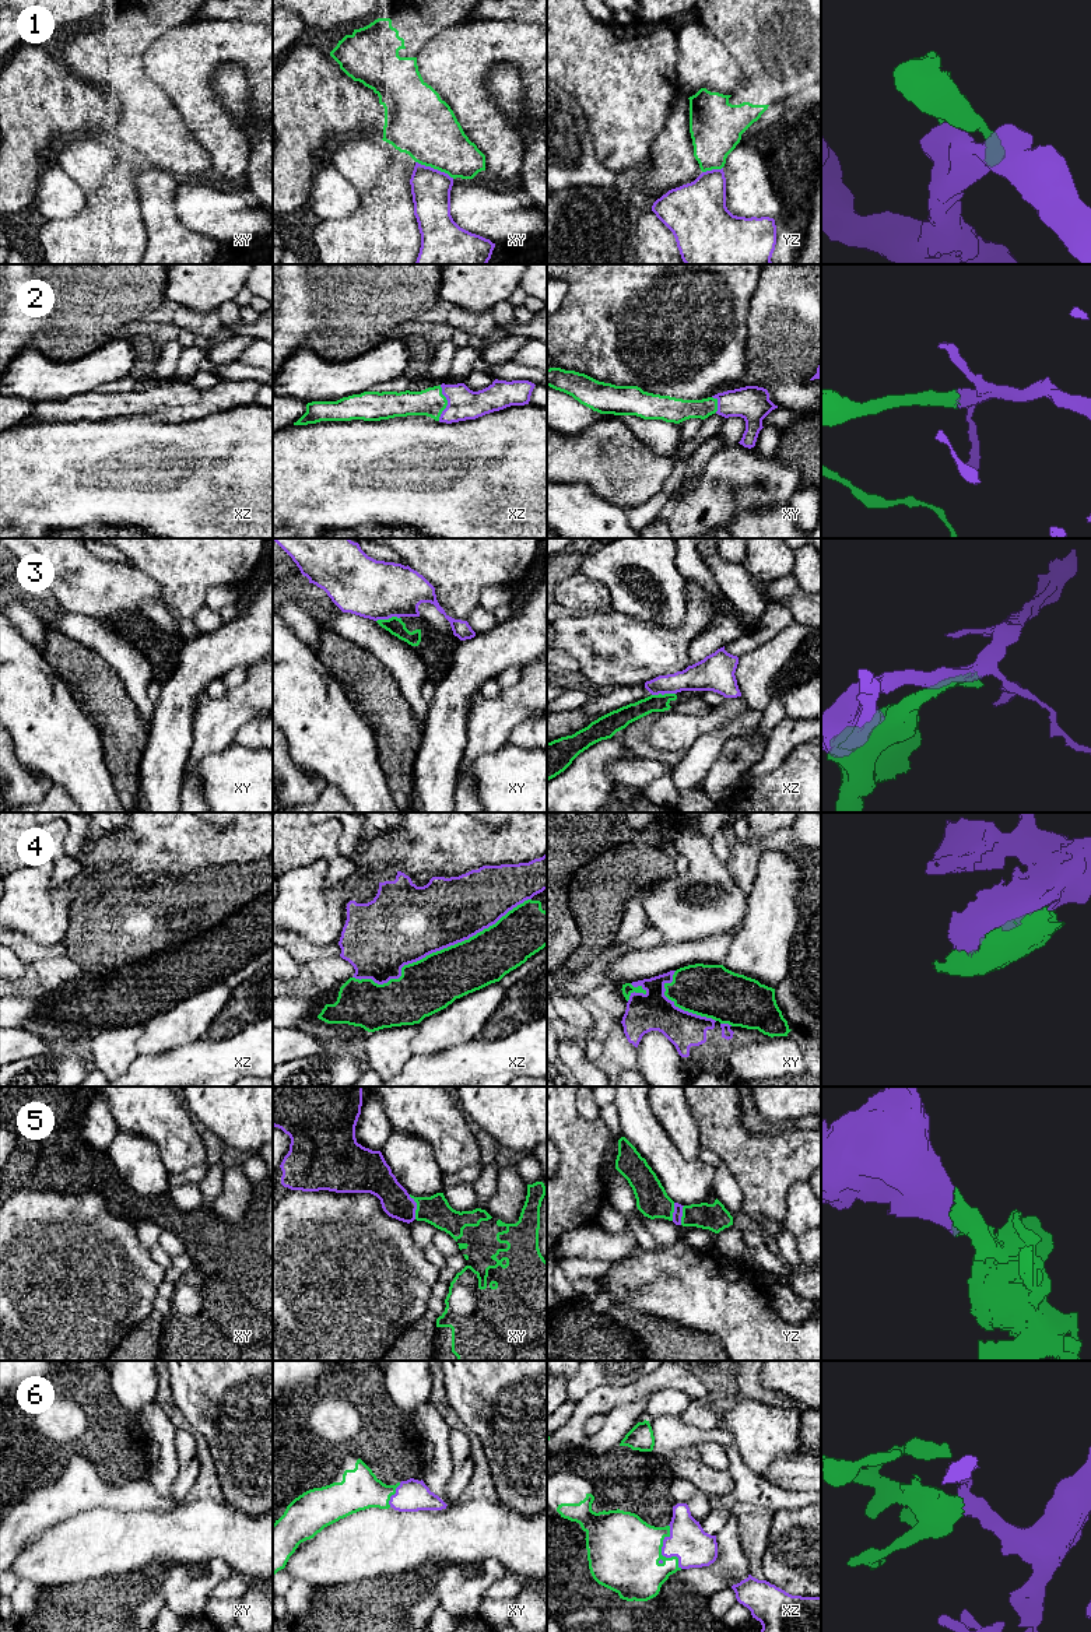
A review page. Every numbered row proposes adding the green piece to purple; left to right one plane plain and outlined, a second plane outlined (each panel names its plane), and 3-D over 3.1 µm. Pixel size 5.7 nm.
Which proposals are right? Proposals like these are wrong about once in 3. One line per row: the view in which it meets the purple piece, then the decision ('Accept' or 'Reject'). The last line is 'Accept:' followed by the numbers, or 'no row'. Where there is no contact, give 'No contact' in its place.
1: Touches purple in xy. Reject
2: Touches purple in xz. Accept
3: Touches purple in xy. Reject
4: Touches purple in xz. Reject
5: Touches purple in xy. Accept
6: Touches purple in xz. Accept
Accept: 2, 5, 6

